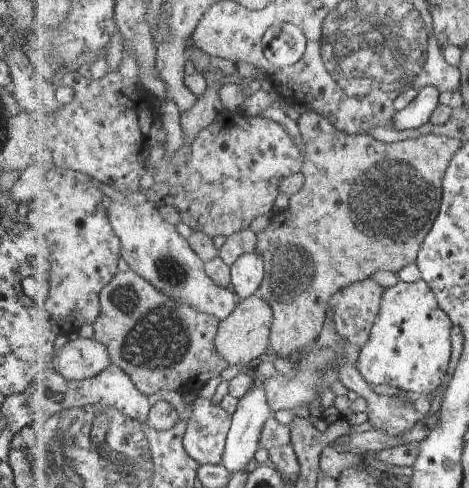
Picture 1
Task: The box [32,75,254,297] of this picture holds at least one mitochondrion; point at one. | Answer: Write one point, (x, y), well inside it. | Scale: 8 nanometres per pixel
(173, 271)

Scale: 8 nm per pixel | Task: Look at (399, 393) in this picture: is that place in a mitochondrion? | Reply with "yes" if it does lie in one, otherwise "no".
no

